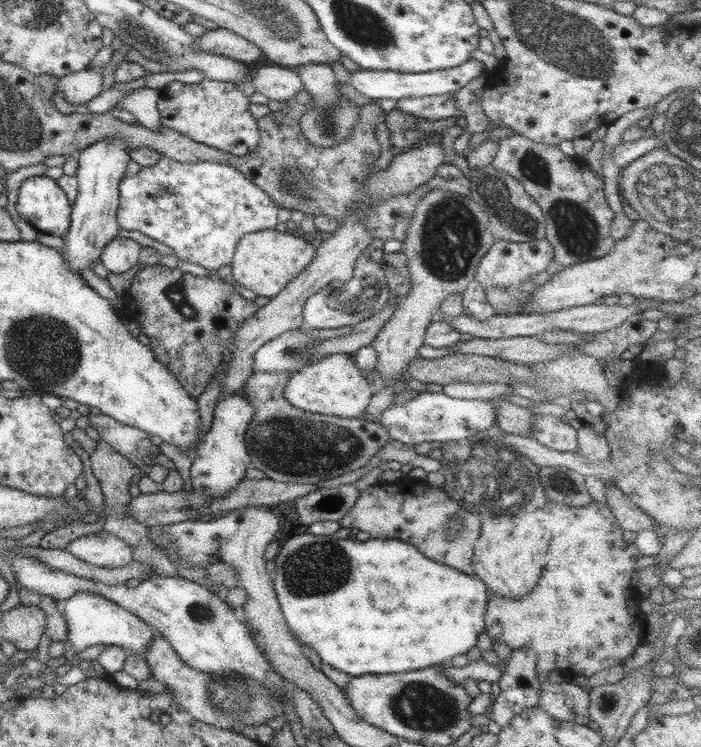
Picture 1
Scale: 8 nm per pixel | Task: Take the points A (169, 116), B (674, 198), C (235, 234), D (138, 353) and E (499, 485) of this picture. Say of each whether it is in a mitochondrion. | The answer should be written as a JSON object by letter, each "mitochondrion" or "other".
{"A":"other","B":"mitochondrion","C":"other","D":"other","E":"mitochondrion"}

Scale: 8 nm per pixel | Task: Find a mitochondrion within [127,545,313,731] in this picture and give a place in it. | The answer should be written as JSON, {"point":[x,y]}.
{"point":[232,700]}

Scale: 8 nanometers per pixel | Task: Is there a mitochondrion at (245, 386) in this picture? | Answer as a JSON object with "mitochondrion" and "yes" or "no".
{"mitochondrion":"no"}

